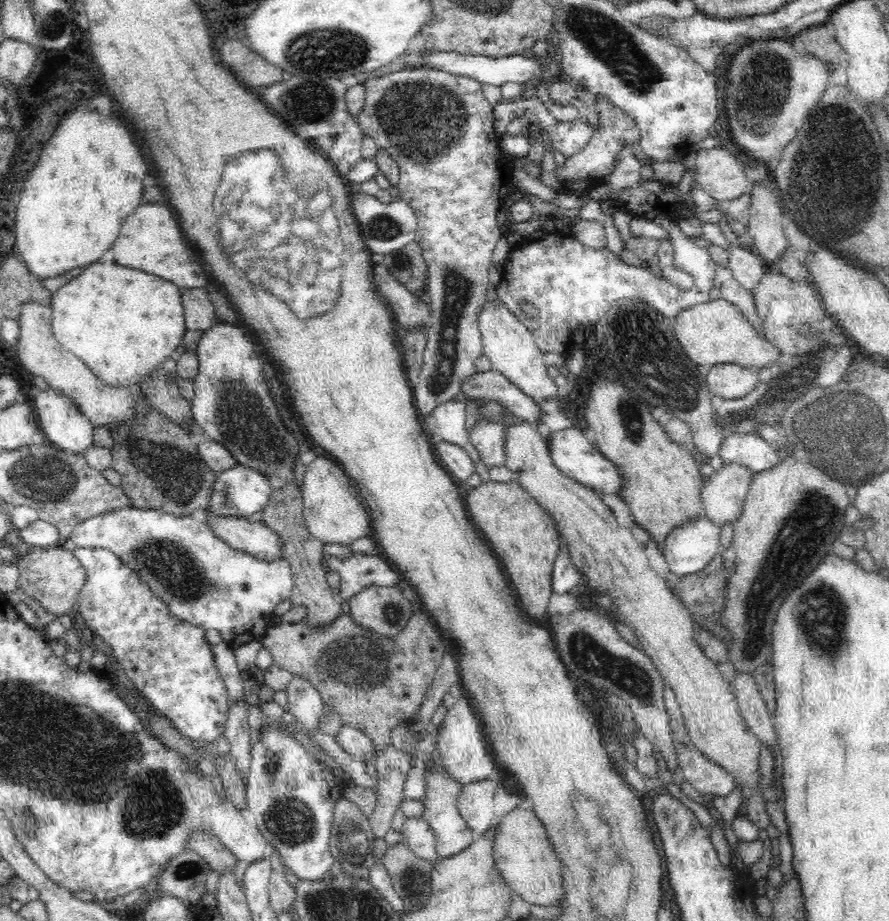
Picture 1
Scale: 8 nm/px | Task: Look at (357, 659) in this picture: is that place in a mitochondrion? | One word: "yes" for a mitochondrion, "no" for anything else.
yes

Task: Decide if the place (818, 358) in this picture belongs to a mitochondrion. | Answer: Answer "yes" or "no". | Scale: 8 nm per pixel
yes

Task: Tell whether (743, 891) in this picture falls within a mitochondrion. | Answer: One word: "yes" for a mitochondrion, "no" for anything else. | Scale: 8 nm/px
no

